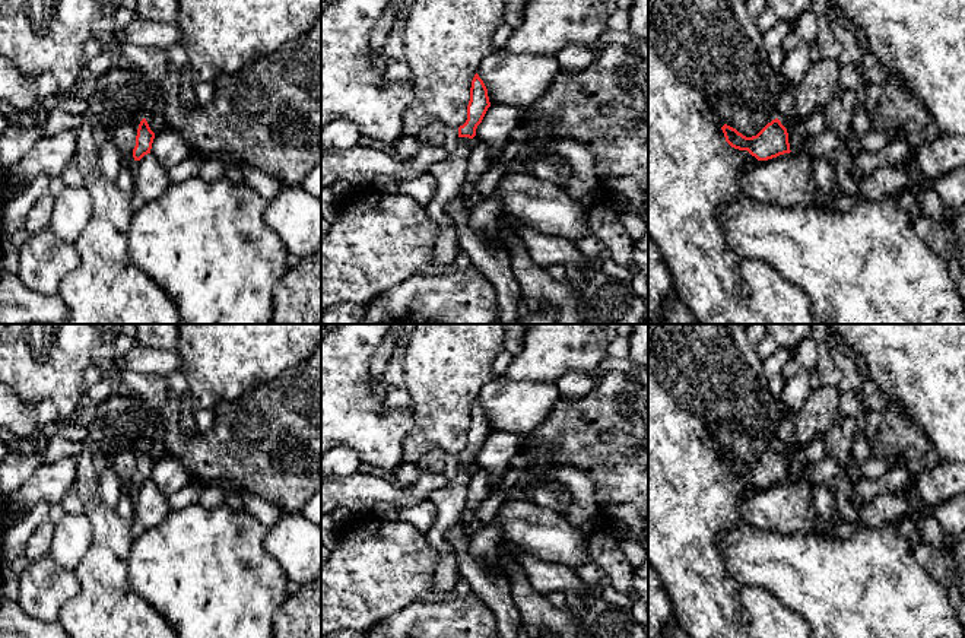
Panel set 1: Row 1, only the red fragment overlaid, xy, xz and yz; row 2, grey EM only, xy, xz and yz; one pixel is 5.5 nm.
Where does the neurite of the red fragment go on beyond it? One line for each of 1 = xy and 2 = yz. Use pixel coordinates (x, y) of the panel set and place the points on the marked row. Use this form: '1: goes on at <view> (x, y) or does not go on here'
1: does not go on here
2: does not go on here

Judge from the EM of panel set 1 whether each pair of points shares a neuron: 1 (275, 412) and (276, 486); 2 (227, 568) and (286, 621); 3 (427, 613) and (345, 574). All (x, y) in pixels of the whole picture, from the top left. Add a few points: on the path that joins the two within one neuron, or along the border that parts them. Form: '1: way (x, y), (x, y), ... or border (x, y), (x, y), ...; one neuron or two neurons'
1: way (276, 431), (276, 467); one neuron
2: border (288, 599), (275, 613), (272, 622); two neurons
3: border (418, 600), (378, 621); two neurons

